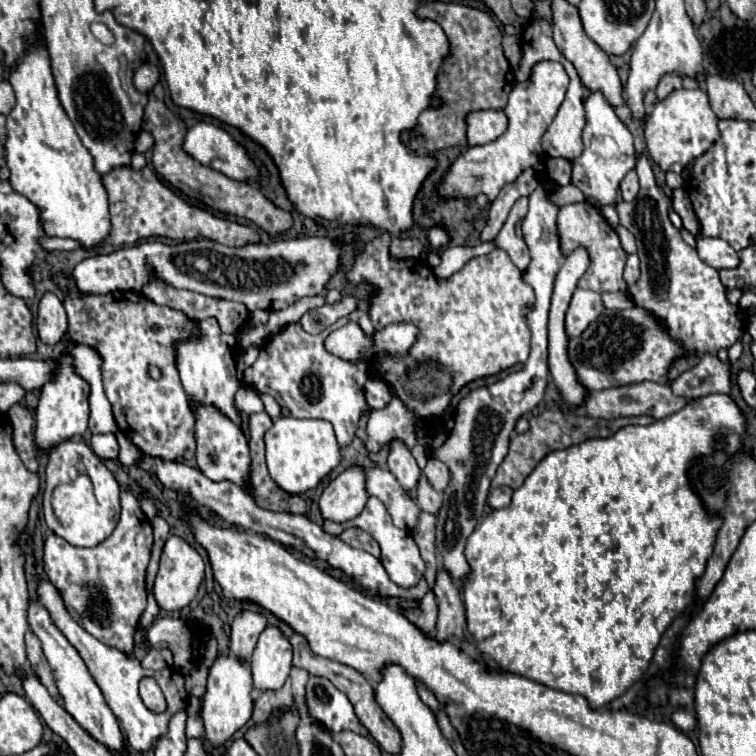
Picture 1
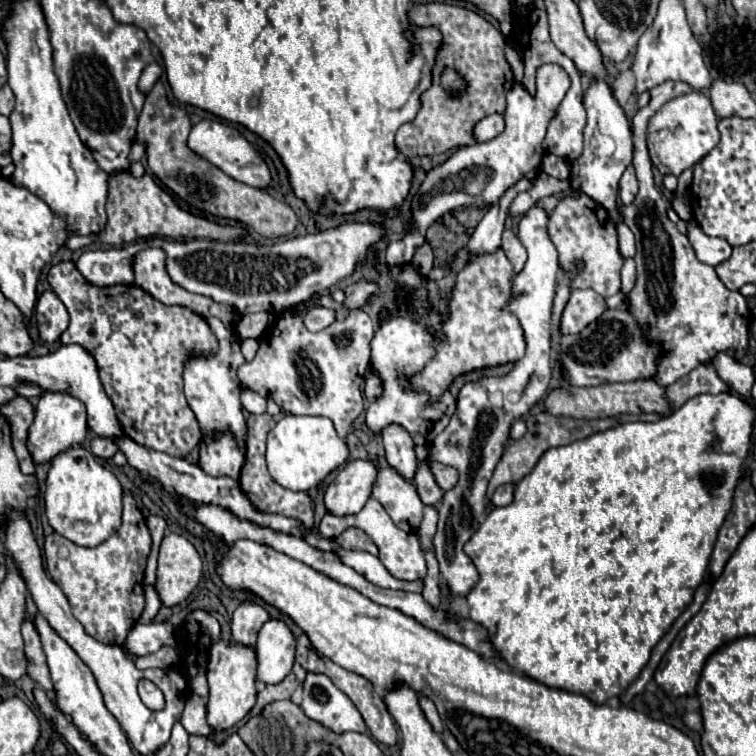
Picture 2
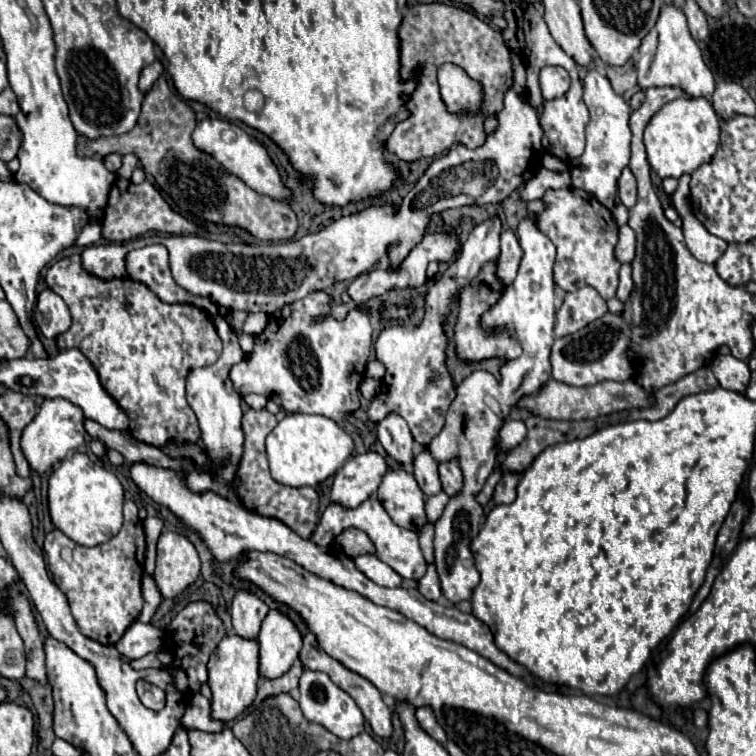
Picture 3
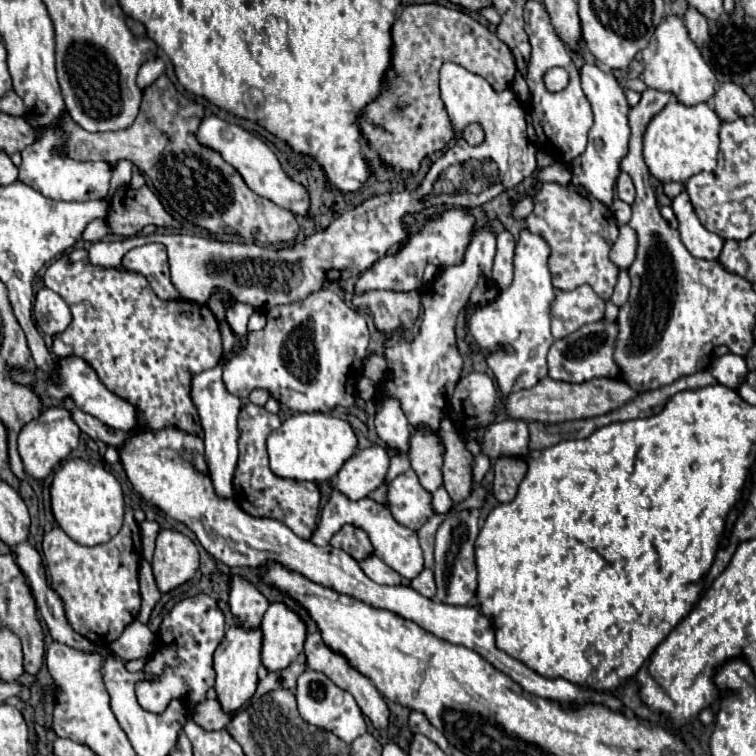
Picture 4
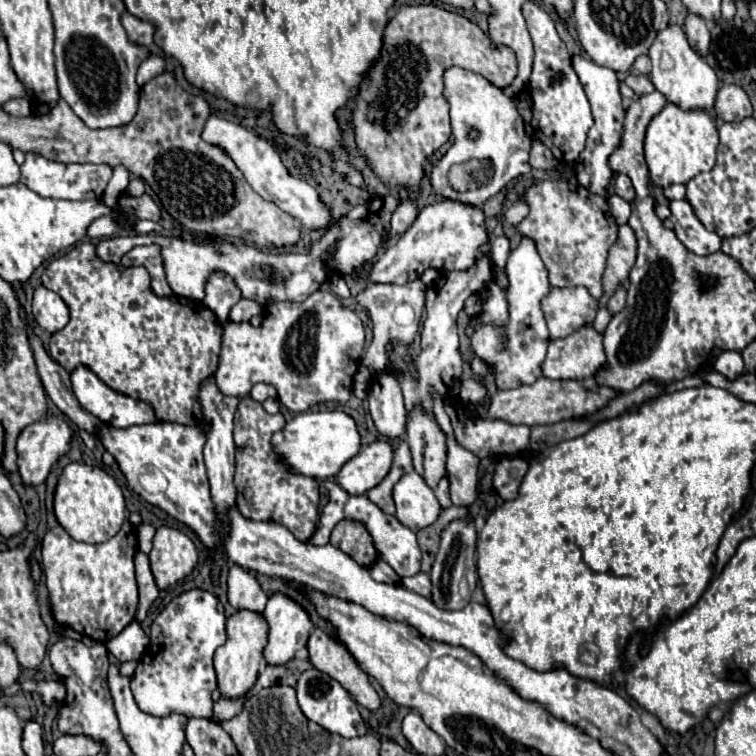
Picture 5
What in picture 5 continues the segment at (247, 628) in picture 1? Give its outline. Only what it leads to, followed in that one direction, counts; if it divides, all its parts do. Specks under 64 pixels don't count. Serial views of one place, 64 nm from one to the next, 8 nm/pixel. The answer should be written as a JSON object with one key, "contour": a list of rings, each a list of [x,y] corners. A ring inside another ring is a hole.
{"contour":[[[230,566],[228,600],[236,610],[264,612],[268,596],[262,592],[262,588],[254,576],[250,576],[240,566]]]}

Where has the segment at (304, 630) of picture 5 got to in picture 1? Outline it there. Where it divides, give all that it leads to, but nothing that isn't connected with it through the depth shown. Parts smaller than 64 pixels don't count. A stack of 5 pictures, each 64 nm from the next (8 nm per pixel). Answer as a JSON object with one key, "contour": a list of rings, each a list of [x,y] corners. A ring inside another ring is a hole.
{"contour":[[[266,628],[254,648],[252,660],[254,688],[280,690],[292,668],[292,646],[278,628]]]}

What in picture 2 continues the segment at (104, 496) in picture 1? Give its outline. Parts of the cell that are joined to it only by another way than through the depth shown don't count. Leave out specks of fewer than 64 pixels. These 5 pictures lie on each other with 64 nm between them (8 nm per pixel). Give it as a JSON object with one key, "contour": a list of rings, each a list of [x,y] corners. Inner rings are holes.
{"contour":[[[74,444],[50,460],[44,504],[46,504],[48,522],[60,536],[68,538],[70,542],[74,542],[78,546],[98,546],[106,538],[110,538],[120,526],[122,486],[120,486],[118,478],[110,470],[106,470],[106,467],[96,460],[96,456],[92,452],[88,452],[80,444]]]}

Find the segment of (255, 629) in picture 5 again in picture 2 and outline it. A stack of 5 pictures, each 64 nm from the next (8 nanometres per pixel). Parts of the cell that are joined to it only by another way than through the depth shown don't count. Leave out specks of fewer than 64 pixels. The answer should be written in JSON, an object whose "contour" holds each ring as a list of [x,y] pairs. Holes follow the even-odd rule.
{"contour":[[[218,642],[210,648],[208,662],[208,704],[206,704],[206,720],[214,734],[222,730],[234,728],[256,704],[256,658],[254,648],[240,644]]]}

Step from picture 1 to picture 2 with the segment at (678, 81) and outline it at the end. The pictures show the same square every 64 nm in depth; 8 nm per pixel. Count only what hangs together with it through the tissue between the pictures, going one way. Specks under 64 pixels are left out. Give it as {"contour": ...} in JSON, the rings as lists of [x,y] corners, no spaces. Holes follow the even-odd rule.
{"contour":[[[666,80],[660,86],[650,90],[650,104],[640,108],[632,118],[634,124],[634,168],[636,178],[640,182],[640,192],[630,206],[622,206],[620,214],[624,224],[636,236],[636,268],[638,280],[632,292],[628,294],[630,312],[640,320],[642,326],[648,328],[648,338],[656,340],[664,346],[664,356],[660,358],[660,368],[656,382],[662,386],[674,384],[678,378],[692,372],[698,364],[710,362],[722,350],[736,350],[736,358],[742,358],[748,346],[748,326],[750,326],[750,310],[746,298],[740,292],[730,292],[718,278],[716,270],[704,262],[700,262],[694,254],[692,244],[686,236],[678,232],[678,228],[666,216],[668,200],[656,188],[652,178],[652,162],[646,150],[646,126],[652,114],[672,100],[672,96],[680,96],[684,92],[692,92],[692,86],[686,82]]]}

